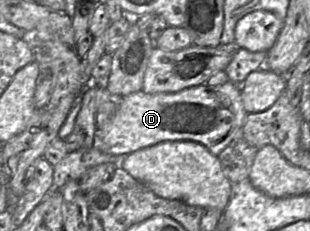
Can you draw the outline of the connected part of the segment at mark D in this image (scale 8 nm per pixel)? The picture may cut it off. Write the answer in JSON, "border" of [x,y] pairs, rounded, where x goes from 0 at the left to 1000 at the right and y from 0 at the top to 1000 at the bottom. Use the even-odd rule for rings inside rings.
{"border":[[[739,346],[703,372],[658,359],[558,403],[477,407],[452,390],[394,420],[390,455],[361,511],[310,558],[303,636],[352,671],[406,680],[442,649],[532,610],[623,610],[658,628],[687,671],[703,675],[781,550],[797,494],[784,459],[777,368]]]}

